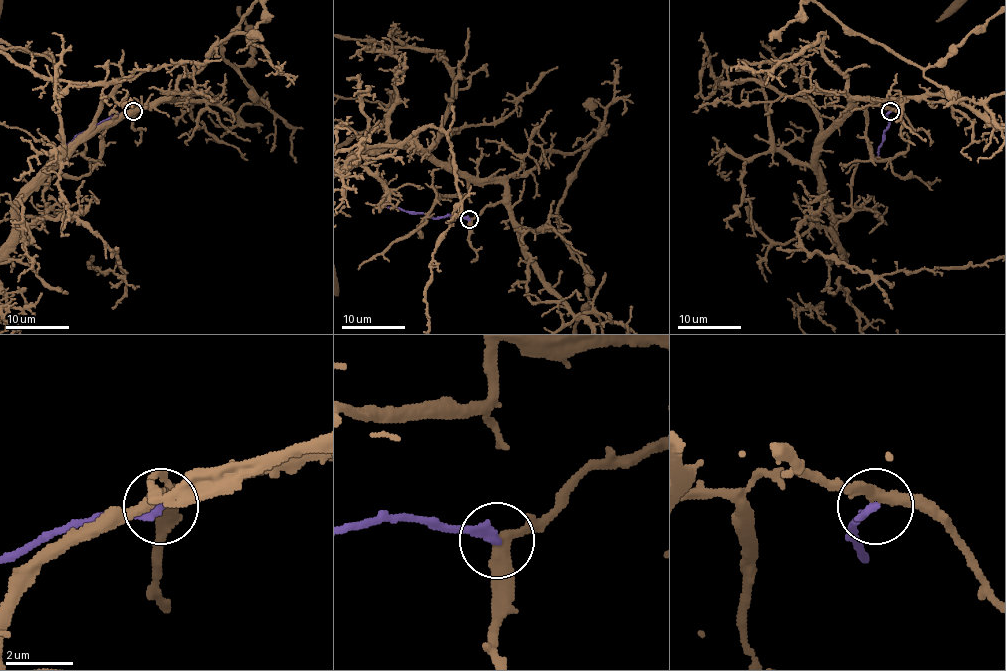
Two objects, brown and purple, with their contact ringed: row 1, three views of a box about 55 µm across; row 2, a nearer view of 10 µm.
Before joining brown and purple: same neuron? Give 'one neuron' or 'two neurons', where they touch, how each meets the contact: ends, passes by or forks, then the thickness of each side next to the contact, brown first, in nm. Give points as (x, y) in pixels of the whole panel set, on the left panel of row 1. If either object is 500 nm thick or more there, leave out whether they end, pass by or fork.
two neurons | (133, 111) | brown passes by | purple ends | 380/280 nm

